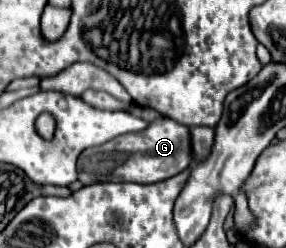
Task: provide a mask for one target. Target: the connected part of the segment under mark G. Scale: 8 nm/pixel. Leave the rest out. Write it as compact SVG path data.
M171 118L153 120L145 130L119 136L103 146L87 148L77 160L79 180L83 184L95 182L137 182L153 184L171 178L173 174L183 172L193 162L191 148L191 130L185 124L179 124Z

